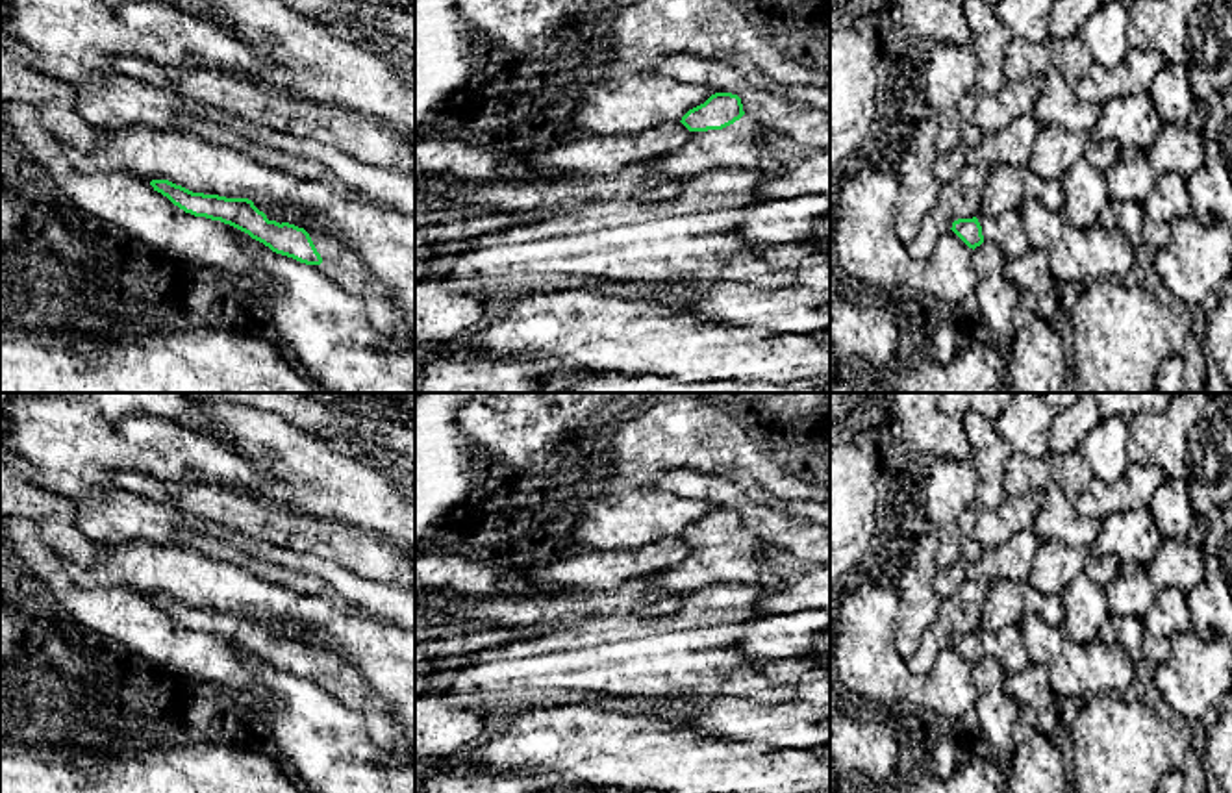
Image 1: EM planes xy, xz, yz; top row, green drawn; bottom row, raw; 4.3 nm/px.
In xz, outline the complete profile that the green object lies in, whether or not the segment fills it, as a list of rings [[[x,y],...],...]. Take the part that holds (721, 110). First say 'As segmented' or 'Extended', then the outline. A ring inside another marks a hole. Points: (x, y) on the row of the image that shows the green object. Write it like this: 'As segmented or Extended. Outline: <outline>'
Extended. Outline: [[[732,93],[711,94],[680,122],[689,130],[687,143],[647,163],[650,170],[684,180],[706,170],[754,169],[761,150],[776,141],[763,124],[745,115],[741,98]]]

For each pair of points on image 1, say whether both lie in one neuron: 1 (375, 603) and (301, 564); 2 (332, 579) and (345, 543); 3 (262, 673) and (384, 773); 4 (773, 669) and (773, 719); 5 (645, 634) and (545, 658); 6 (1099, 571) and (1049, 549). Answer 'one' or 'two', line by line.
1: one
2: two
3: one
4: one
5: one
6: one

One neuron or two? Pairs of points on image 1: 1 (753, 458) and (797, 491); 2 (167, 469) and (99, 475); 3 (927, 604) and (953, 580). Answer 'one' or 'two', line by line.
1: one
2: one
3: two

